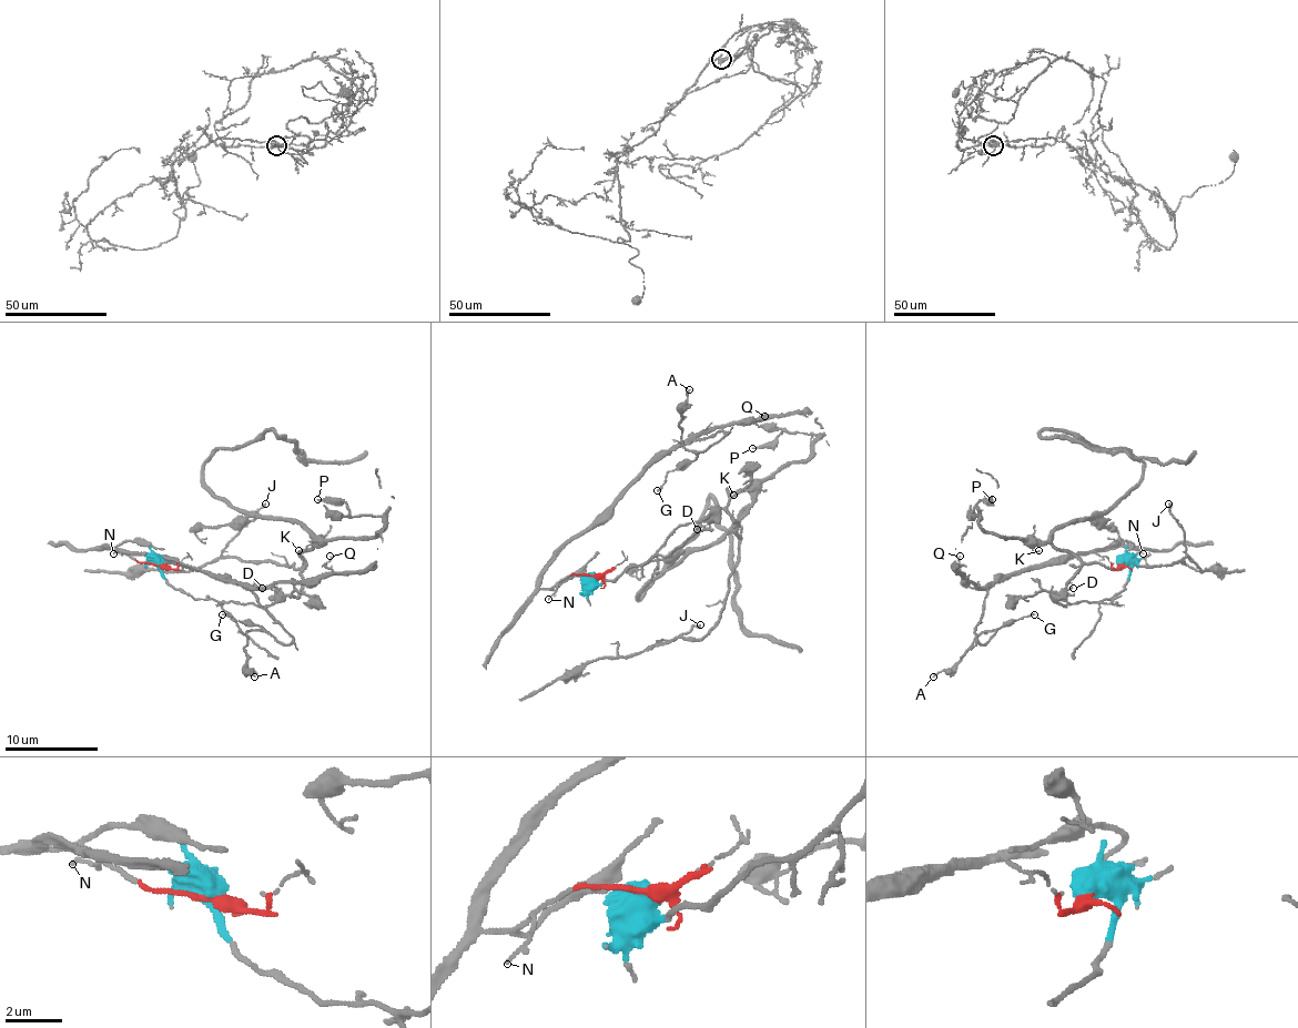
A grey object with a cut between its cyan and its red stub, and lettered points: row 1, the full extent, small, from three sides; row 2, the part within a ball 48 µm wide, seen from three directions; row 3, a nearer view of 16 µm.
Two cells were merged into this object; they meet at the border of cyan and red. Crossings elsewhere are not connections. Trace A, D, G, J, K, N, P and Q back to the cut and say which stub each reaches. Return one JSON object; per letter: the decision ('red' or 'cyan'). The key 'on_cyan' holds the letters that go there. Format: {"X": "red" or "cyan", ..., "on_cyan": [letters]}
{"A": "red", "D": "cyan", "G": "red", "J": "cyan", "K": "cyan", "N": "red", "P": "cyan", "Q": "red", "on_cyan": ["D", "J", "K", "P"]}

